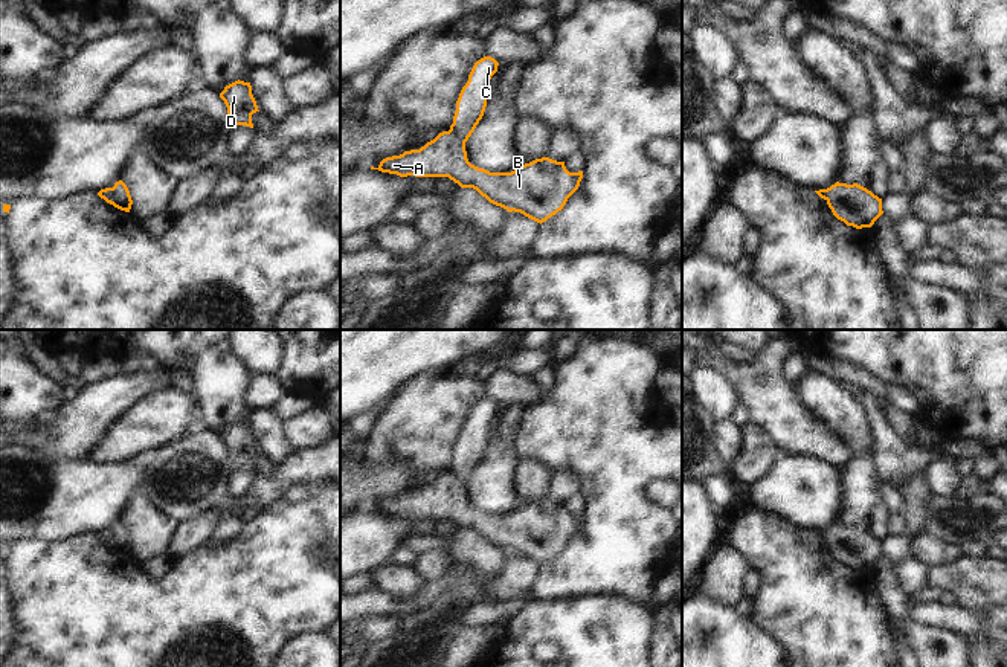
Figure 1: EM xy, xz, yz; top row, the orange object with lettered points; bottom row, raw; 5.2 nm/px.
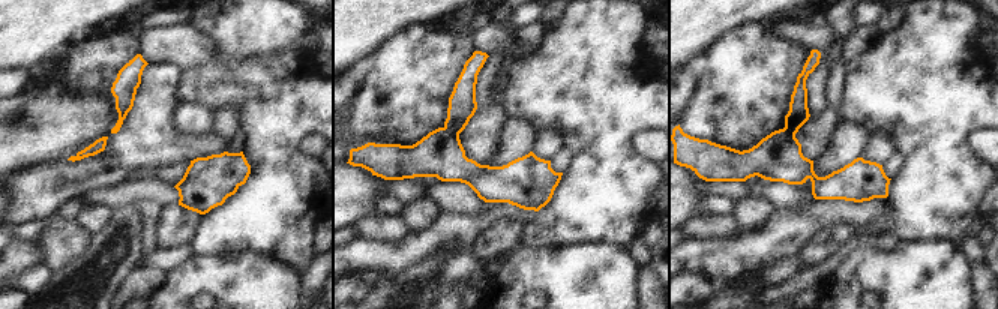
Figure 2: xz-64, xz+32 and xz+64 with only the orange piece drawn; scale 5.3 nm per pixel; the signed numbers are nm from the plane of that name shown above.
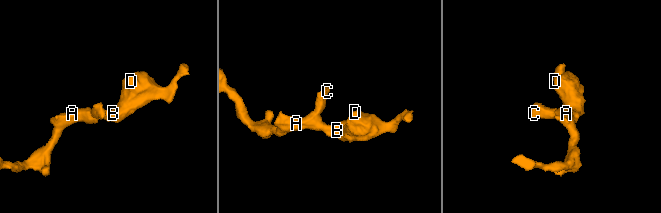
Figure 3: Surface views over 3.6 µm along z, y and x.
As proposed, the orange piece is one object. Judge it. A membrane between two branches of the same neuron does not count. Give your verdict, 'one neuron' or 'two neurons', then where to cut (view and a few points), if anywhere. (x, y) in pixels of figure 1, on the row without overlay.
one neuron; no cut

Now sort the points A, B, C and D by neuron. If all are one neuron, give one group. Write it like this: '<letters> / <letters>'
A B C D

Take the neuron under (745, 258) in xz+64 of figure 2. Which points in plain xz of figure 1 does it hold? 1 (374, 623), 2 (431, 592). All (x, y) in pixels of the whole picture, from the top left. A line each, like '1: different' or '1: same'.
1: different
2: same

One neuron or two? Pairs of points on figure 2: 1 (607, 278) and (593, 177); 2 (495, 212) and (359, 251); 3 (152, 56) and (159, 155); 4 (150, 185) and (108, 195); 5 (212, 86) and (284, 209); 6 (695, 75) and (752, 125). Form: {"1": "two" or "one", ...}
{"1": "two", "2": "one", "3": "two", "4": "one", "5": "one", "6": "two"}

